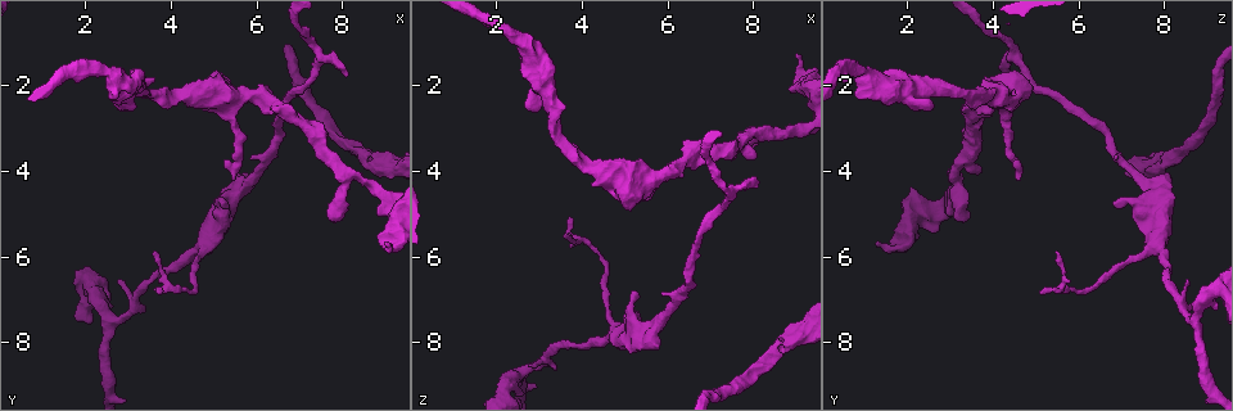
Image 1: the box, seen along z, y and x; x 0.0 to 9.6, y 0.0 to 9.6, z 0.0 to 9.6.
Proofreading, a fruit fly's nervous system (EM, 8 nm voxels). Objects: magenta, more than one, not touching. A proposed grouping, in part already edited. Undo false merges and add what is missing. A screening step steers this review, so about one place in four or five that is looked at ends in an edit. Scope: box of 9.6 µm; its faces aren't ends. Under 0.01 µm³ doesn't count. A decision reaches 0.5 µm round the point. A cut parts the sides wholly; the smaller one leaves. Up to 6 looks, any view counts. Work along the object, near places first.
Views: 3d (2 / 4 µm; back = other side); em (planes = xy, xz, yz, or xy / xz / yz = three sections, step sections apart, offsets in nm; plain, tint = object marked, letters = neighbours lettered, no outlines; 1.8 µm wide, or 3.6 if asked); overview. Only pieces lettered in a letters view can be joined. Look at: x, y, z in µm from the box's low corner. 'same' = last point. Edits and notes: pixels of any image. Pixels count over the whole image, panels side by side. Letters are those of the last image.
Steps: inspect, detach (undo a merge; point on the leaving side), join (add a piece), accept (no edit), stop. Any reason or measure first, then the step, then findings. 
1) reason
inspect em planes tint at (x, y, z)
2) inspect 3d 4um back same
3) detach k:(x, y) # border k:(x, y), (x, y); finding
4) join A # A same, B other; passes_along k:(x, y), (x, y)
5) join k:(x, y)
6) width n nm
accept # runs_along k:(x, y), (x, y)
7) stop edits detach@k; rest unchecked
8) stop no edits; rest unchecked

free end
inspect em planes letters at (5.55, 4.15, 4.60)

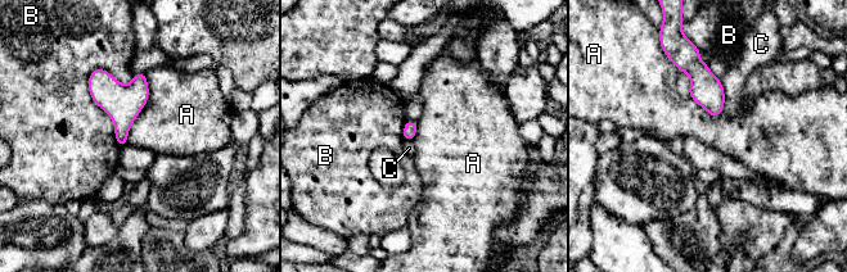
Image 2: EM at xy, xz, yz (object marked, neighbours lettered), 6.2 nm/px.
accept # A other, B other, C other; border 2:(147, 73), (148, 102), (126, 143); no lettered piece goes on from it

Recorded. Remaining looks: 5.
inspect 3d 4um at (9.05, 3.85, 7.85)

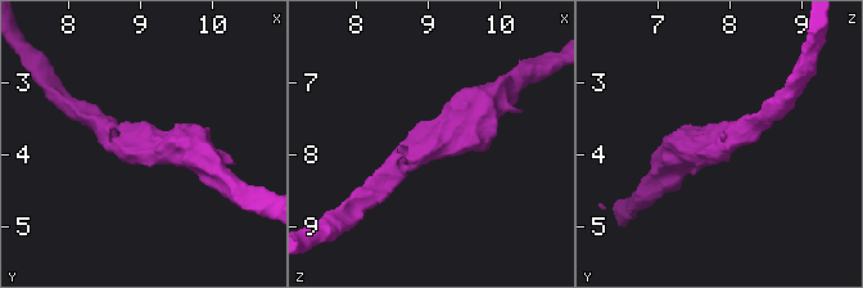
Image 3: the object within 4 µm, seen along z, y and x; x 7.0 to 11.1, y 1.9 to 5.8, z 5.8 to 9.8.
arm_widths 260, 500 nm; now the EM
inspect em planes tint at (9.10, 3.85, 7.85)

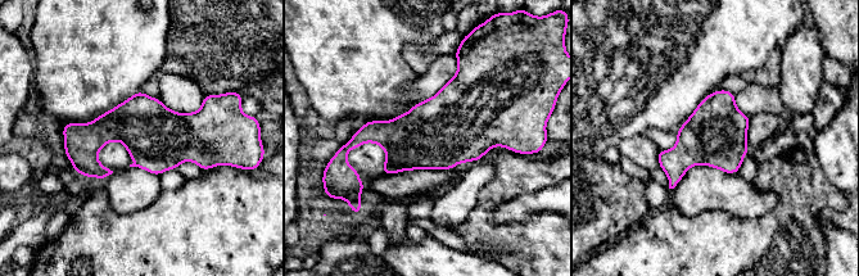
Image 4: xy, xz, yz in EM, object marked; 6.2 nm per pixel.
inspect em planes letters same

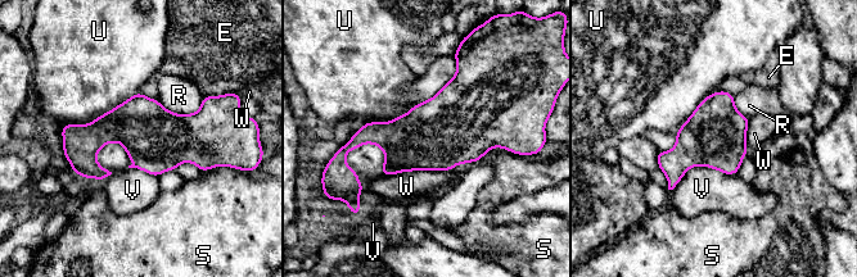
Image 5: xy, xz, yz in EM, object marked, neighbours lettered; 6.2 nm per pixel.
accept # E other, R other, S other, U other, V other, W other; border 5:(139, 91), (88, 123), (61, 127); one neuron here

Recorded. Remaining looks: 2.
an open end
inspect em planes plain at (8.05, 1.80, 4.30)

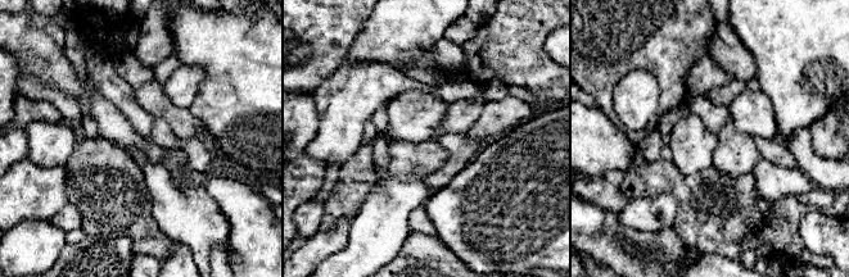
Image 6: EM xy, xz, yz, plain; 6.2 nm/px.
inspect em planes letters same

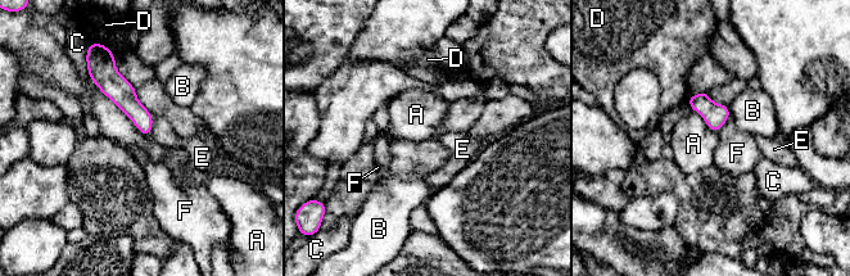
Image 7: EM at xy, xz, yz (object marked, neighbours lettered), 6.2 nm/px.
width 120 nm; longest_contact A 500 nm
accept # A other, B other, C other, D other, E other, F other; none of them fits

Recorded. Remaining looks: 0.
stop no edits; rest unchecked

